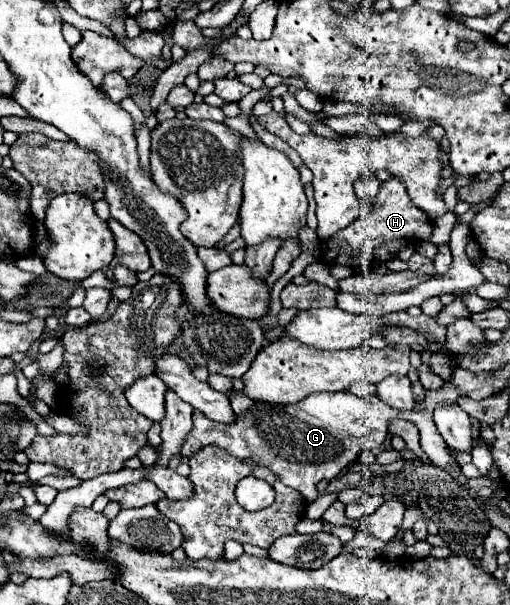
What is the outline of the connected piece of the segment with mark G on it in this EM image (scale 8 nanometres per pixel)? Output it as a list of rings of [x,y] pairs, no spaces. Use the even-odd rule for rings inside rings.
[[[320,392],[310,394],[298,404],[280,406],[280,404],[268,404],[268,402],[254,402],[252,408],[236,416],[232,424],[222,424],[206,418],[200,414],[200,410],[194,410],[192,420],[194,426],[184,442],[184,456],[194,456],[202,446],[218,444],[220,448],[228,450],[240,460],[252,460],[258,464],[268,464],[272,472],[276,472],[288,486],[300,490],[304,500],[312,504],[320,492],[316,490],[316,484],[320,480],[332,480],[336,478],[350,462],[354,462],[362,452],[380,448],[388,434],[388,422],[392,418],[406,418],[418,426],[422,432],[422,450],[424,454],[442,470],[452,472],[456,462],[448,454],[444,440],[440,438],[432,418],[424,418],[424,414],[412,414],[412,412],[398,412],[392,410],[386,402],[382,402],[378,396],[370,398],[358,398],[350,392],[334,394],[334,392]]]

